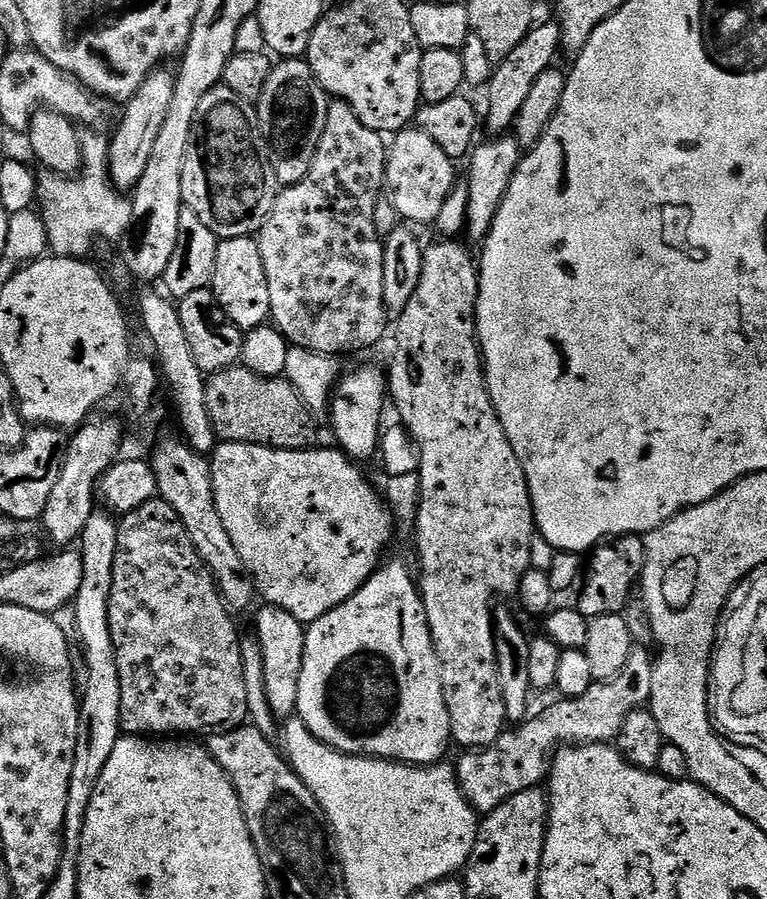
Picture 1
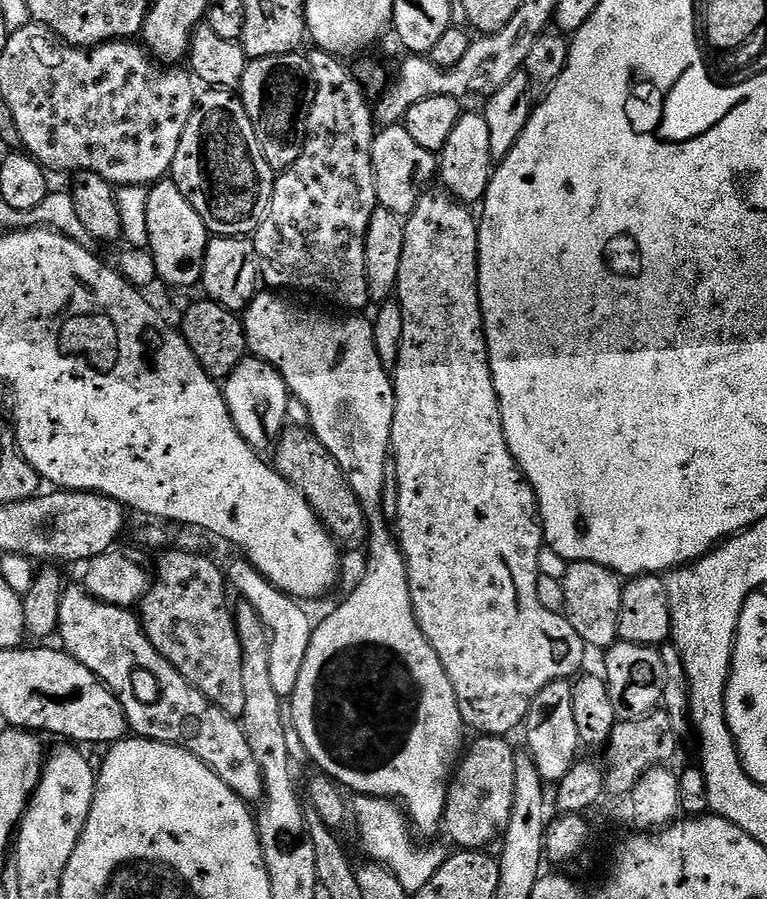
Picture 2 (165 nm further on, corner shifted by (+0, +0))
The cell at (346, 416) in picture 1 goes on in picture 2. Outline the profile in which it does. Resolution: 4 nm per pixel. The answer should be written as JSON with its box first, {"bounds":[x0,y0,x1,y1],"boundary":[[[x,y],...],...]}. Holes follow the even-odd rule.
{"bounds":[242,290,466,836],"boundary":[[[272,290],[257,291],[256,295],[252,297],[252,301],[248,303],[247,308],[244,309],[242,313],[242,319],[244,321],[244,333],[246,334],[246,338],[248,339],[249,353],[251,353],[253,357],[265,360],[267,364],[272,364],[275,368],[277,368],[277,370],[282,374],[282,378],[286,382],[286,386],[290,389],[291,395],[295,397],[295,399],[297,396],[297,398],[300,399],[306,407],[308,407],[309,422],[307,421],[307,423],[310,425],[310,430],[322,442],[322,446],[326,446],[326,450],[330,450],[330,454],[334,454],[334,458],[338,462],[338,466],[342,466],[342,470],[346,474],[346,478],[350,482],[350,486],[354,490],[354,494],[358,498],[358,502],[362,506],[364,516],[366,519],[368,519],[368,542],[366,545],[366,553],[368,552],[368,565],[366,565],[364,568],[364,577],[361,578],[360,585],[358,585],[357,588],[354,589],[353,592],[350,593],[349,596],[346,597],[345,600],[342,601],[341,604],[338,605],[337,608],[334,609],[333,612],[325,618],[324,621],[321,622],[321,624],[319,621],[319,623],[317,623],[315,627],[313,627],[312,637],[310,638],[310,650],[306,650],[306,662],[302,662],[302,674],[298,674],[298,686],[295,690],[292,691],[292,695],[290,697],[292,721],[294,722],[294,726],[298,730],[298,738],[302,738],[302,746],[304,747],[307,759],[312,759],[313,762],[316,763],[318,767],[320,767],[319,771],[323,773],[323,775],[331,778],[333,781],[335,781],[337,785],[343,786],[345,789],[359,788],[359,793],[367,794],[370,796],[383,796],[393,802],[399,802],[402,805],[403,811],[406,813],[410,821],[411,827],[415,829],[415,831],[419,833],[419,835],[421,832],[421,834],[424,836],[432,836],[435,834],[436,831],[438,833],[441,831],[442,825],[444,823],[444,807],[446,806],[446,802],[448,801],[448,785],[450,783],[450,777],[453,775],[454,772],[454,765],[457,763],[458,757],[461,755],[462,749],[465,747],[464,732],[466,733],[466,725],[464,719],[462,718],[462,714],[458,710],[458,698],[454,694],[454,686],[450,686],[450,678],[446,674],[446,670],[442,666],[442,662],[438,658],[438,654],[435,652],[435,650],[433,650],[433,648],[430,646],[430,642],[422,634],[422,630],[420,629],[420,627],[418,626],[418,622],[416,621],[416,615],[412,612],[412,599],[410,598],[410,590],[408,589],[408,567],[406,566],[406,562],[404,561],[404,552],[400,548],[400,542],[397,533],[394,531],[389,517],[384,515],[383,483],[386,477],[386,462],[390,458],[390,449],[392,446],[392,427],[394,426],[394,390],[392,389],[393,377],[390,375],[389,369],[385,368],[384,364],[378,358],[378,350],[374,346],[374,330],[372,329],[371,319],[366,318],[366,320],[363,320],[363,318],[360,317],[363,315],[348,314],[345,315],[348,316],[345,318],[345,320],[339,320],[338,317],[327,316],[327,314],[324,312],[311,312],[311,310],[308,308],[295,308],[295,306],[292,305],[290,301],[283,300],[283,298],[280,296],[283,295],[277,294],[275,291]]]}

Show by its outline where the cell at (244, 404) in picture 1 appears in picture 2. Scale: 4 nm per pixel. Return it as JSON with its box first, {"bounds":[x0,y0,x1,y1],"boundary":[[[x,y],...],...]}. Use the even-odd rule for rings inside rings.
{"bounds":[275,426,368,549],"boundary":[[[288,426],[280,433],[275,456],[276,471],[303,493],[341,549],[363,549],[368,542],[368,519],[334,454],[330,454],[330,450],[326,450],[326,446],[322,446],[322,442],[307,427]]]}

